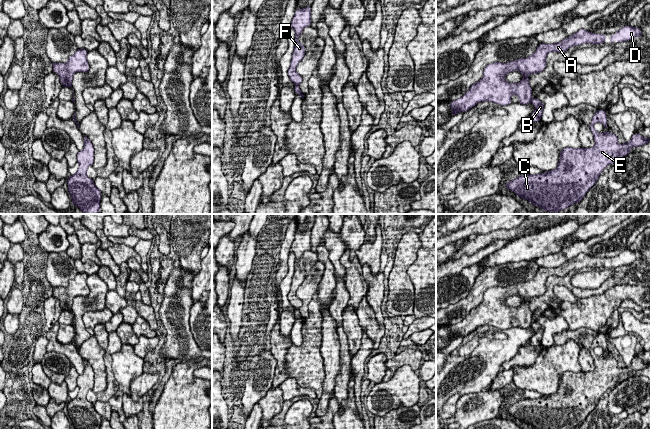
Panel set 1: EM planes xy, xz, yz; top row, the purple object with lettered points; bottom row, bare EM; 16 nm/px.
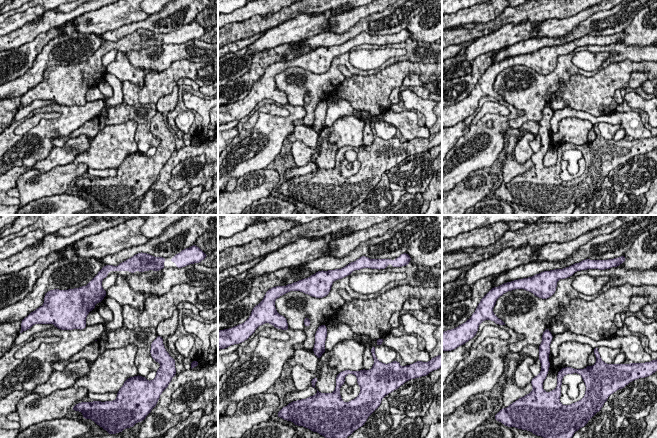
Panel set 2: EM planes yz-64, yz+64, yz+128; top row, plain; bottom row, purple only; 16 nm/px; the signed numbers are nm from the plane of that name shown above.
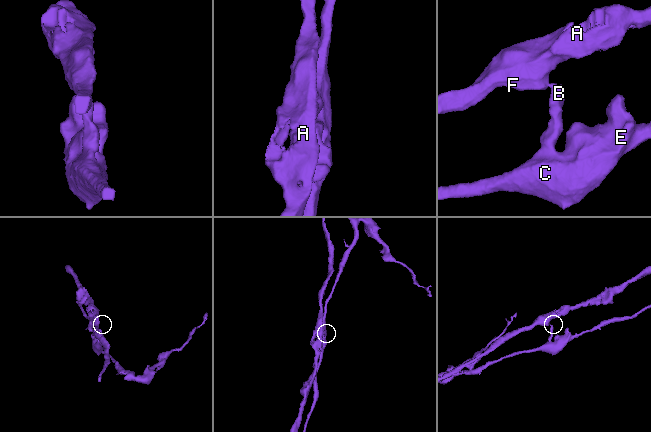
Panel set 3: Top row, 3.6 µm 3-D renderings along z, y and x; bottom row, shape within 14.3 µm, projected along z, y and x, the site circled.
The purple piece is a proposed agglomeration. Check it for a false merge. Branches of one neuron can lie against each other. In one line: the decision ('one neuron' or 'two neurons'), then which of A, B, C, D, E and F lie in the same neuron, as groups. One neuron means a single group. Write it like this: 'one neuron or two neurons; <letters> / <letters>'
two neurons; A D F / B C E

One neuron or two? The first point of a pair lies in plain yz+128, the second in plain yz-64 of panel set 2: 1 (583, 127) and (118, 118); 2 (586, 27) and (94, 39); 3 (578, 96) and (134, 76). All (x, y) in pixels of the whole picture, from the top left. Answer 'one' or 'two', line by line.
1: two
2: two
3: two

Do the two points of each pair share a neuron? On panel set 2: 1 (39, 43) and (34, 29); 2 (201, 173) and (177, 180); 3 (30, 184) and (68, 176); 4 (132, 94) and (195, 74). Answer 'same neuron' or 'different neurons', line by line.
1: different neurons
2: same neuron
3: same neuron
4: same neuron

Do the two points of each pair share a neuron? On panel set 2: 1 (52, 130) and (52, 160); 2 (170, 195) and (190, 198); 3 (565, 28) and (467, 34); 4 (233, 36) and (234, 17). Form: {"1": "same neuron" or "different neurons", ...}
{"1": "different neurons", "2": "different neurons", "3": "different neurons", "4": "different neurons"}

